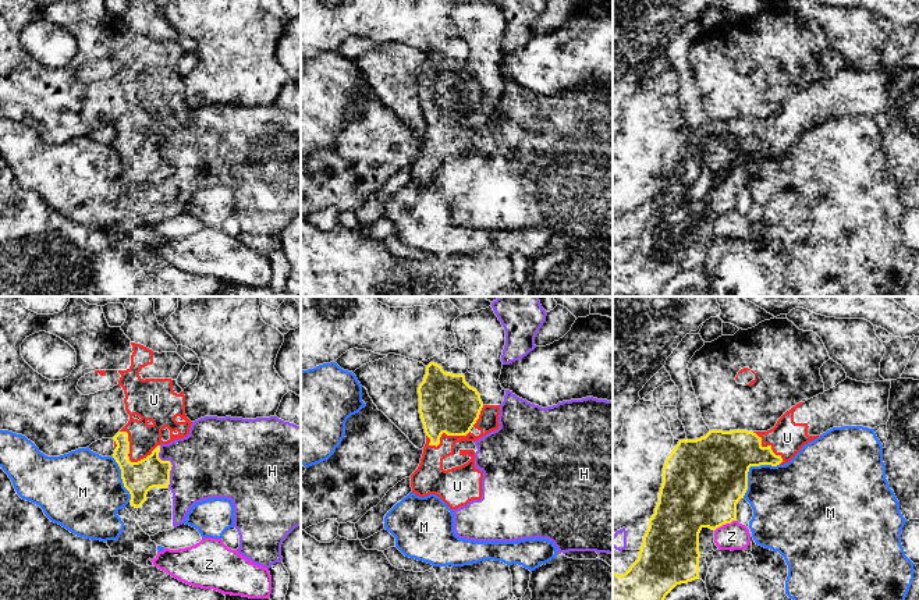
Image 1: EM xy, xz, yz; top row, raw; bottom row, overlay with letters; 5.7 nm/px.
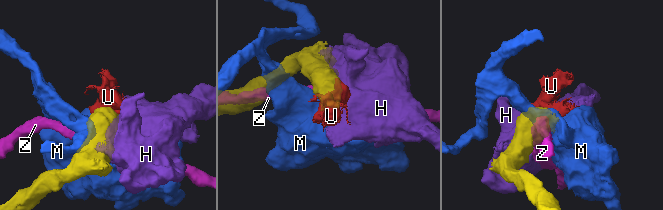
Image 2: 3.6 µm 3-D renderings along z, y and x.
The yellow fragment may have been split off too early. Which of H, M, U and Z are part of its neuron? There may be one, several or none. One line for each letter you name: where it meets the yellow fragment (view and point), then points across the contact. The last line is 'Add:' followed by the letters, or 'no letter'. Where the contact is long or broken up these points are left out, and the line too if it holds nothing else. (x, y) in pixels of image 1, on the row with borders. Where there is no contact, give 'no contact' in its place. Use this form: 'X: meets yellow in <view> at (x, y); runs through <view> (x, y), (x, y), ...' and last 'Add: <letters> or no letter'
U: meets yellow in xy at (128, 458)
Add: U

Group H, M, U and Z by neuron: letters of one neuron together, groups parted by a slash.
H / M / U / Z

